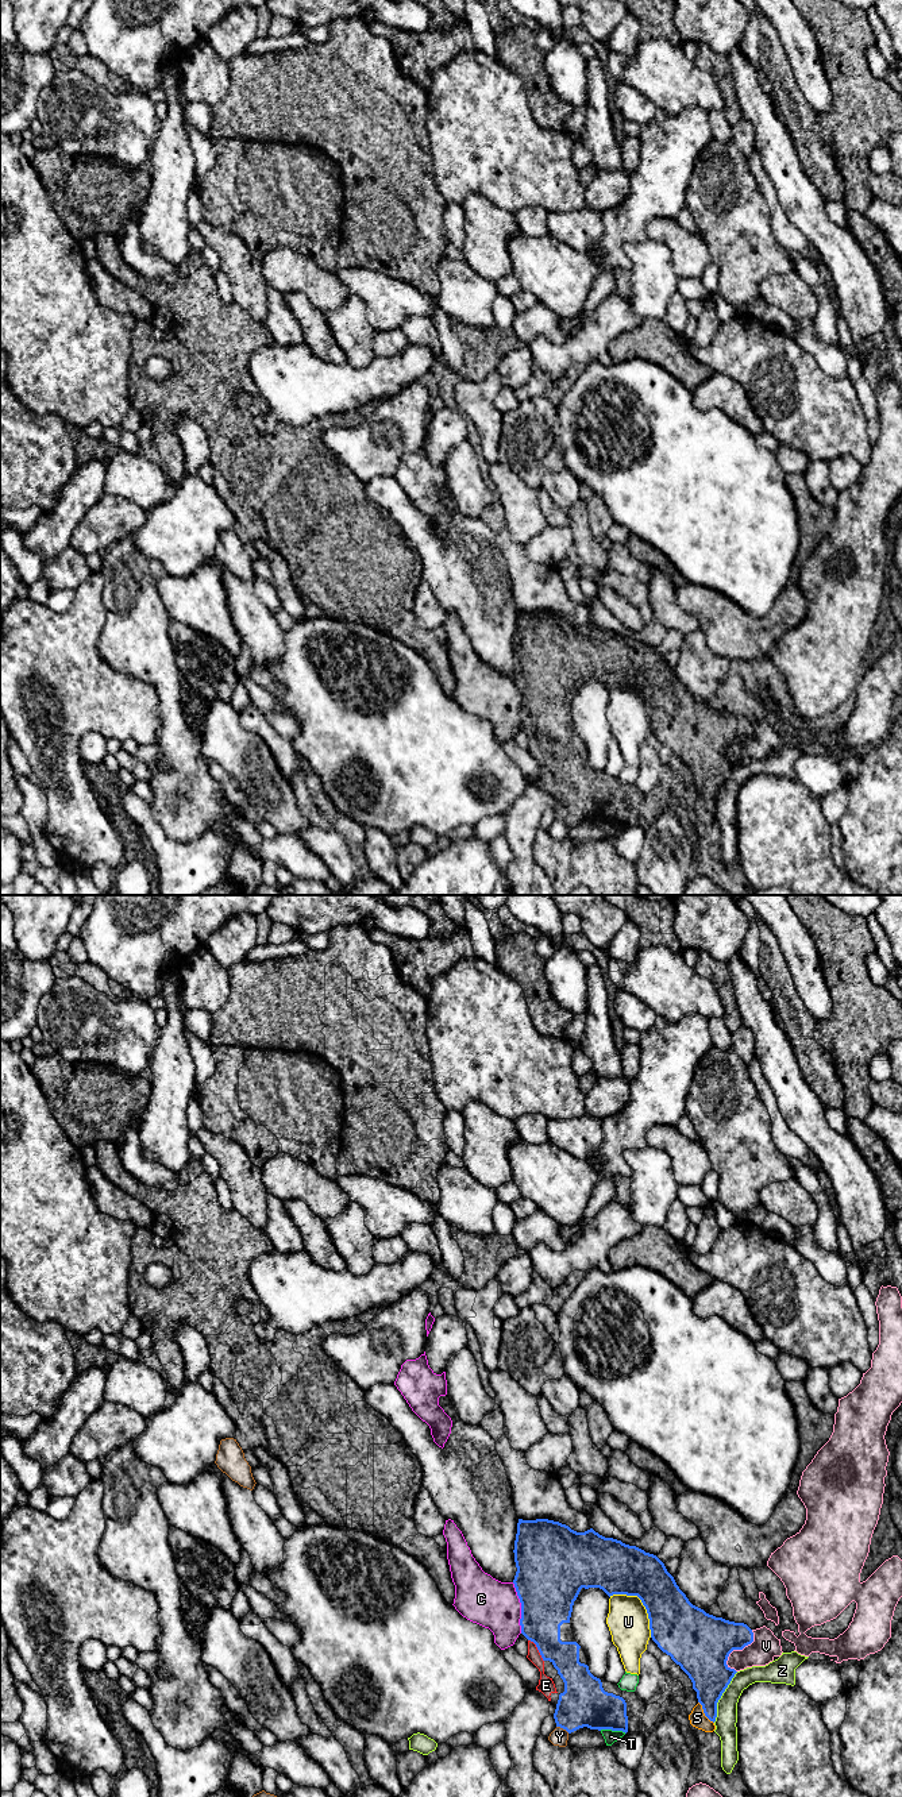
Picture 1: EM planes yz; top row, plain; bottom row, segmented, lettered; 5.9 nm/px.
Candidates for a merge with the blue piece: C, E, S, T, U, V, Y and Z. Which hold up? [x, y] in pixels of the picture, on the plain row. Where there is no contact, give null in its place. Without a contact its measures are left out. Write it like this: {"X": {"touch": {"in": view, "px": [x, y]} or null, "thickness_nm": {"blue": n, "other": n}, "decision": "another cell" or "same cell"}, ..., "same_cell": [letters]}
{"C": {"touch": {"in": "yz", "px": [521, 701]}, "thickness_nm": {"blue": 400, "other": 300}, "decision": "another cell"}, "E": {"touch": {"in": "yz", "px": [538, 741]}, "thickness_nm": {"blue": 280, "other": 100}, "decision": "same cell"}, "S": {"touch": {"in": "yz", "px": [704, 805]}, "thickness_nm": {"blue": 240, "other": 100}, "decision": "same cell"}, "T": {"touch": {"in": "yz", "px": [613, 822]}, "thickness_nm": {"blue": 280, "other": 80}, "decision": "another cell"}, "U": {"touch": {"in": "yz", "px": [643, 697]}, "thickness_nm": {"blue": 320, "other": 240}, "decision": "another cell"}, "V": {"touch": {"in": "yz", "px": [739, 741]}, "thickness_nm": {"blue": 360, "other": 160}, "decision": "another cell"}, "Y": {"touch": {"in": "yz", "px": [563, 821]}, "thickness_nm": {"blue": 280, "other": 110}, "decision": "another cell"}, "Z": {"touch": {"in": "yz", "px": [720, 790]}, "thickness_nm": {"blue": 280, "other": 130}, "decision": "another cell"}, "same_cell": ["E", "S"]}

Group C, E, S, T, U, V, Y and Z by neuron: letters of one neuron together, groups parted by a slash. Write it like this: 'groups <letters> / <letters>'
groups C / E S / T / U / V / Y / Z

